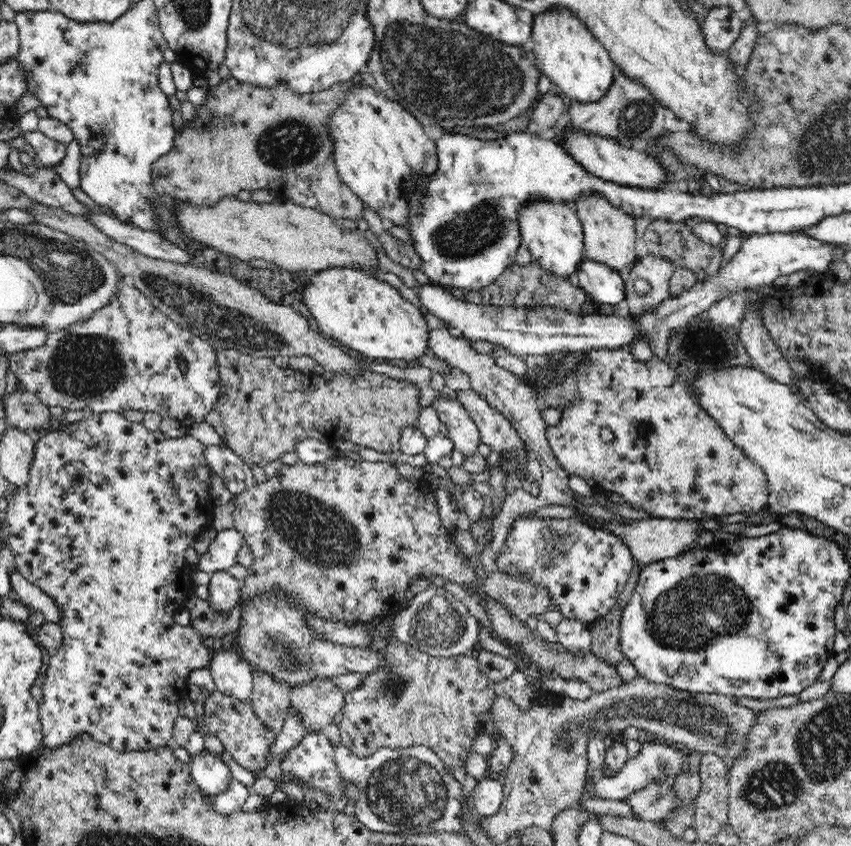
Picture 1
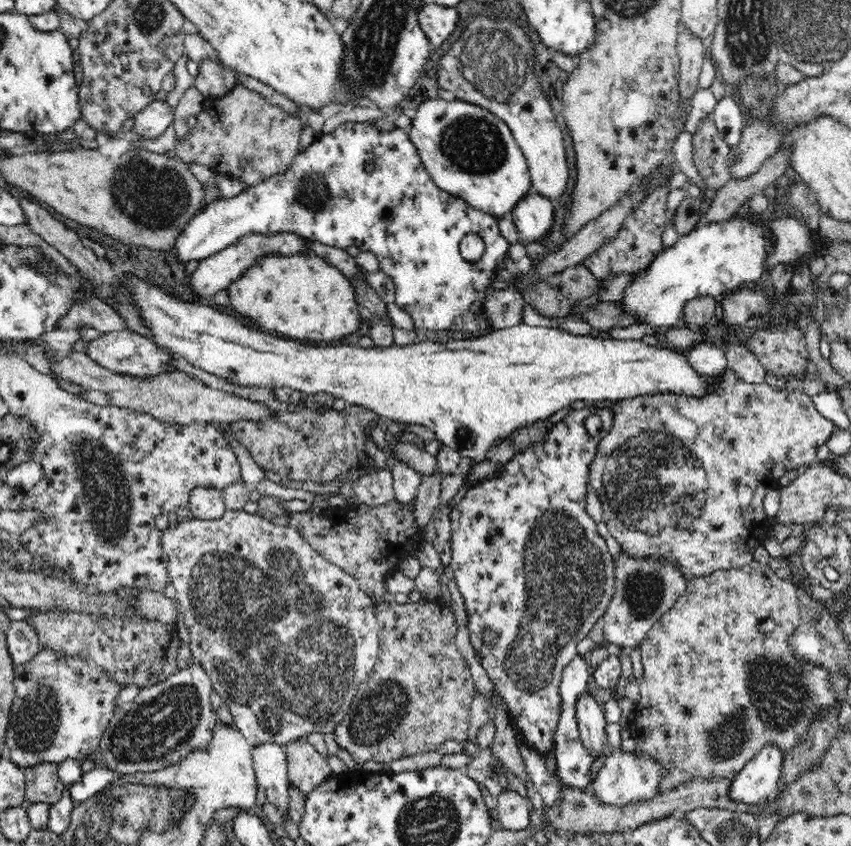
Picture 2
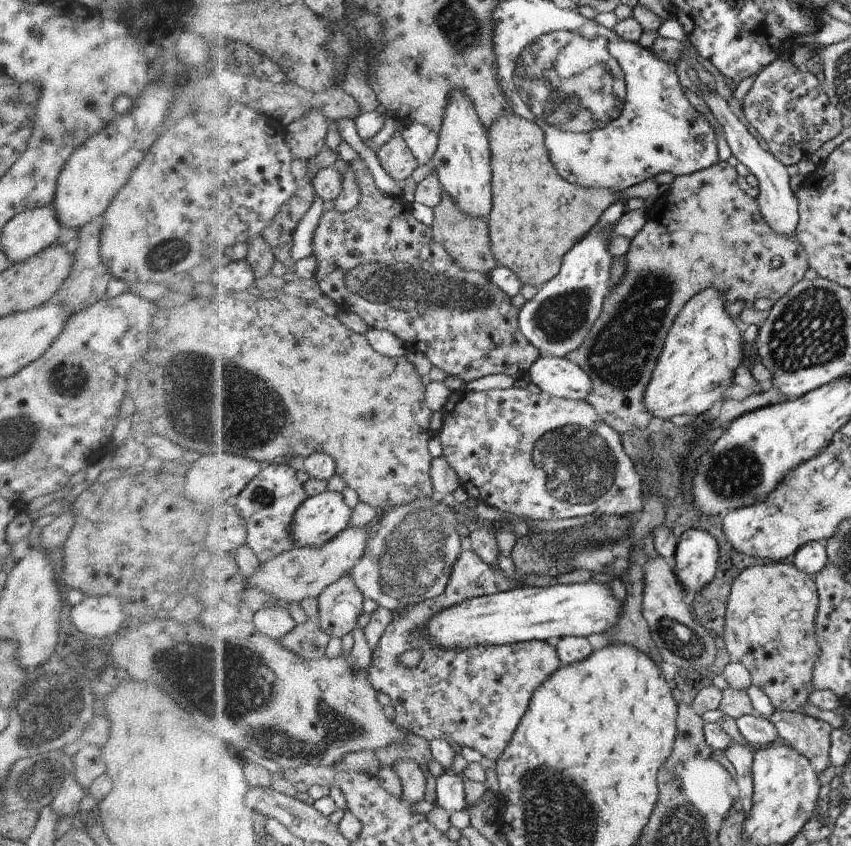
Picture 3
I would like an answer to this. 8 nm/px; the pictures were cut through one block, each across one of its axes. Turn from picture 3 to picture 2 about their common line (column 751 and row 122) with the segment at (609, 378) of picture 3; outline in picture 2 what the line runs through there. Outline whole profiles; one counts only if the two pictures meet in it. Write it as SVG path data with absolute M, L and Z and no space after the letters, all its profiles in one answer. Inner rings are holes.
M240 82L231 91L218 98L206 98L206 106L198 113L194 128L175 144L175 154L182 162L202 164L215 174L242 181L247 187L254 186L275 174L282 174L292 166L295 156L301 152L302 122L296 114L285 112L282 107L271 104L259 92L249 90Z

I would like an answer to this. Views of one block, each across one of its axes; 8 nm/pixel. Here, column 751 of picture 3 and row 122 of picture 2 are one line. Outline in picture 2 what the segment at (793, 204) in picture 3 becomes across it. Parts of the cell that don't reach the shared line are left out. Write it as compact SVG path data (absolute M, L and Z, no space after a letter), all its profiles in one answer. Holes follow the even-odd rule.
M154 99L148 106L137 112L129 125L134 134L145 138L158 138L168 126L173 124L174 108L170 108L165 101Z

